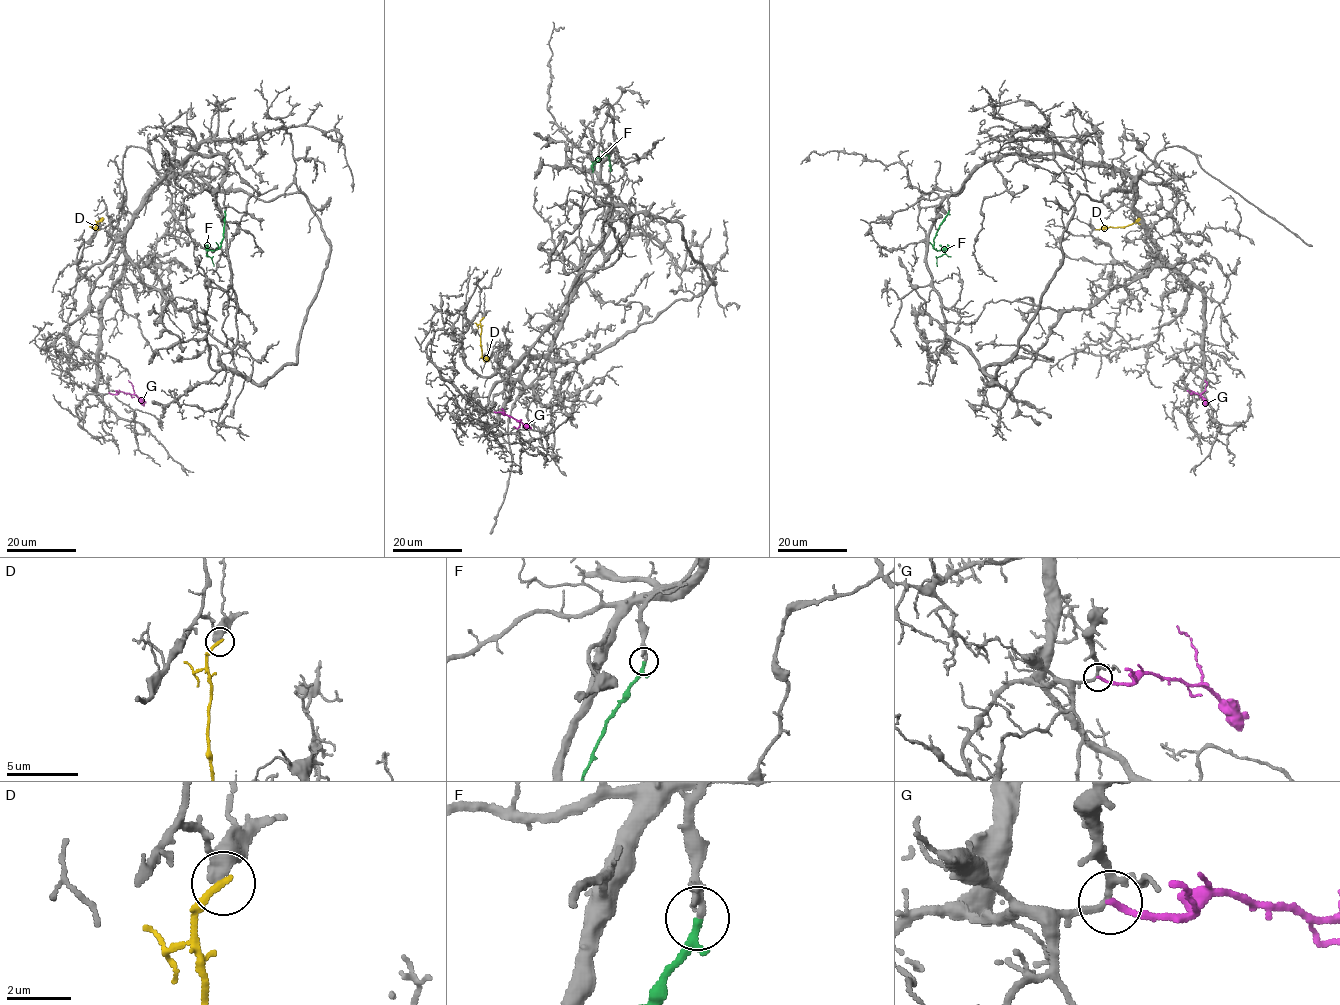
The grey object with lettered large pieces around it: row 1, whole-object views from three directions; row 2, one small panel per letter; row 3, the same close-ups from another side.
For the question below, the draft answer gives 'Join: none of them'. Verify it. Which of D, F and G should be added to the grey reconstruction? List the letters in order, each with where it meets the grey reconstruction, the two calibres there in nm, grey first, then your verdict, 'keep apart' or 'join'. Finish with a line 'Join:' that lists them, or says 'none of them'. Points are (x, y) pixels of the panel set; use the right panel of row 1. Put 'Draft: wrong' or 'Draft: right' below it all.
D: contact (1096, 229); calibres 360 and 240 nm; keep apart
F: contact (948, 211); calibres 200 and 260 nm; join
G: contact (1190, 392); calibres 190 and 220 nm; keep apart
Join: F
Draft: wrong

